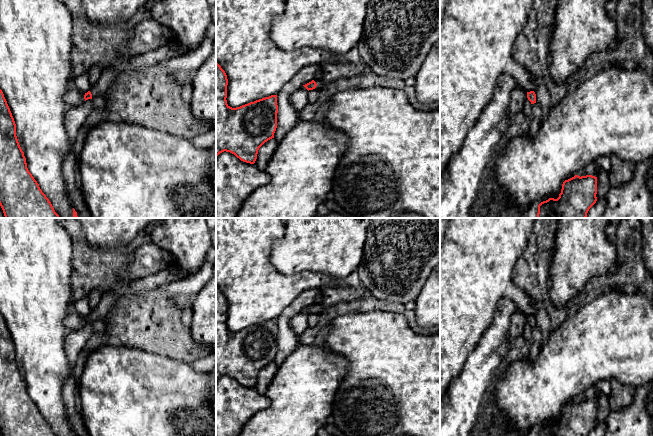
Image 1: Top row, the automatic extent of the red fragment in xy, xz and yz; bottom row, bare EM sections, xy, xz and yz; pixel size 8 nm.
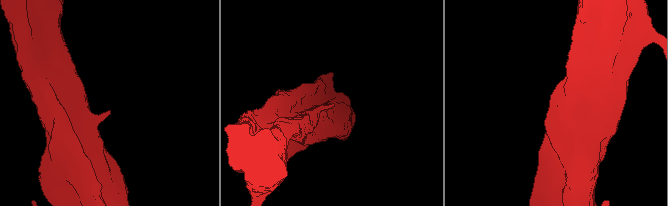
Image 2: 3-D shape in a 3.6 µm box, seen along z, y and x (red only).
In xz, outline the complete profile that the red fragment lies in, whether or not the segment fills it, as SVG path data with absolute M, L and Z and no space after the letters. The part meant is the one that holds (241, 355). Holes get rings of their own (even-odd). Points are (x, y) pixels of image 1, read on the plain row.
M216 286L216 382L226 375L254 388L259 372L274 362L277 319L232 332L227 328L228 303Z

